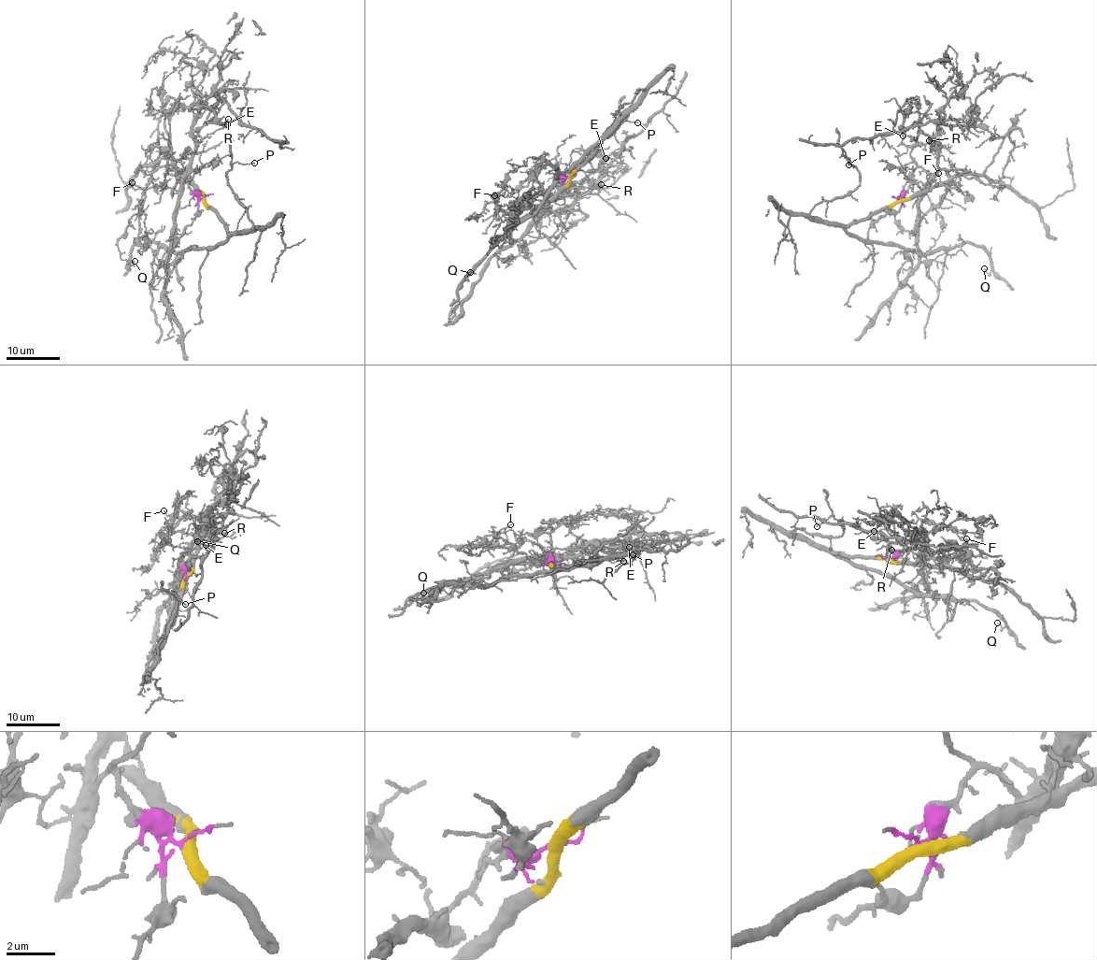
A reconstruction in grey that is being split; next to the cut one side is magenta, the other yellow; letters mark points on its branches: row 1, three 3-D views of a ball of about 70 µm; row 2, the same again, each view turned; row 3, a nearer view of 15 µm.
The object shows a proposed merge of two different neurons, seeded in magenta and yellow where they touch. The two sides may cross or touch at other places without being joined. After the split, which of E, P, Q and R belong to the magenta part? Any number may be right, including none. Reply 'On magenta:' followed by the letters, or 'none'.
On magenta: E, R

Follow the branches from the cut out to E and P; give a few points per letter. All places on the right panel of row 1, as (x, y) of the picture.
E: (898, 200), (913, 183), (923, 188), (936, 171), (936, 144), (929, 136), (915, 122), (903, 130), (903, 136)
P: (898, 200), (836, 226), (810, 215), (817, 205), (847, 196), (859, 185), (858, 169), (849, 158), (847, 164)

